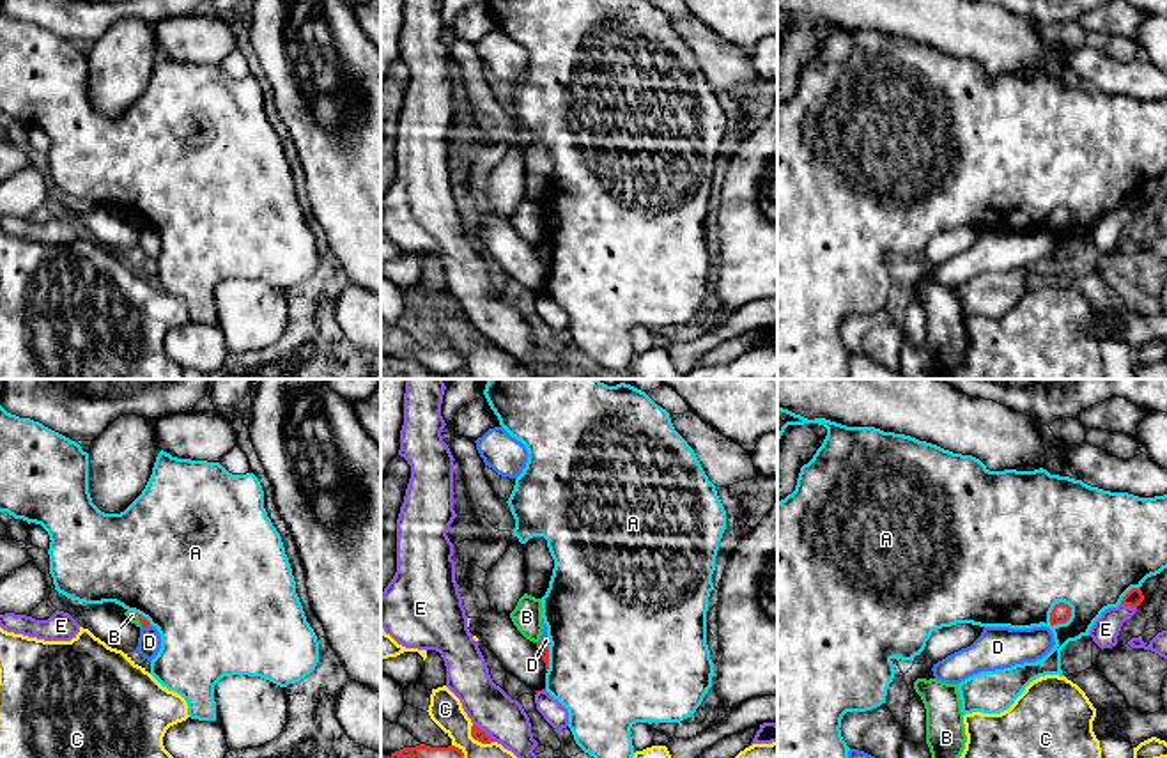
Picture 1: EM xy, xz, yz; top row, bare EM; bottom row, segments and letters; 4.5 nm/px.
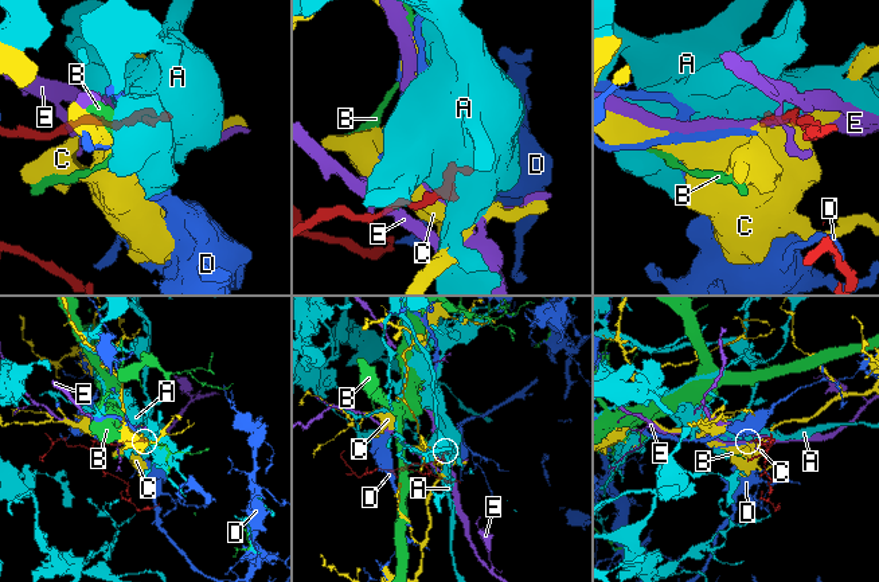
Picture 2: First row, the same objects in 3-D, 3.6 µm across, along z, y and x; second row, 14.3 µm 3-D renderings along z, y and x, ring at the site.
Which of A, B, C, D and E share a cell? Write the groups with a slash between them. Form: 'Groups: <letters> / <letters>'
Groups: A / B / C / D / E

